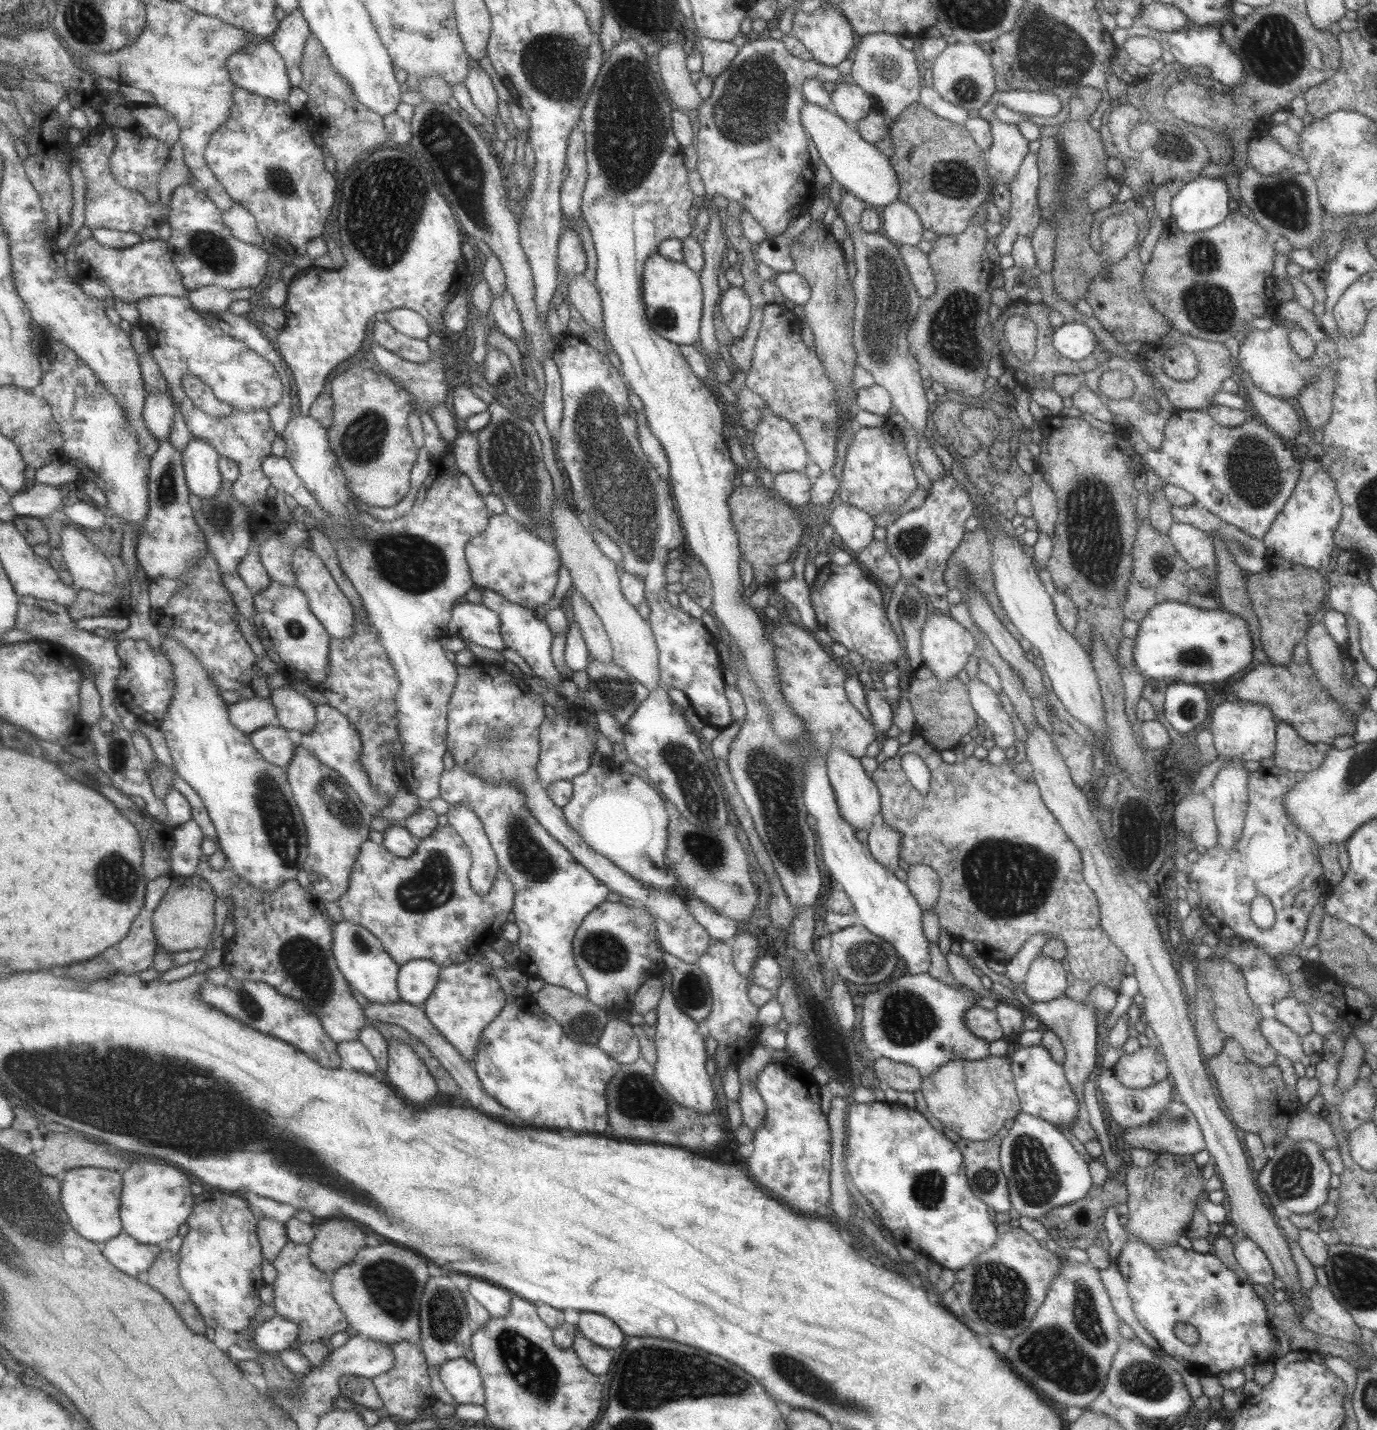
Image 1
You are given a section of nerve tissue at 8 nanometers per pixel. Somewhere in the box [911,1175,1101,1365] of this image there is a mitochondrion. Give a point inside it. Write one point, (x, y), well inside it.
(1000, 1296)

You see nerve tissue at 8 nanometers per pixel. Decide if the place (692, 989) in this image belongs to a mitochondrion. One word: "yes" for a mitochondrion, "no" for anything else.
yes

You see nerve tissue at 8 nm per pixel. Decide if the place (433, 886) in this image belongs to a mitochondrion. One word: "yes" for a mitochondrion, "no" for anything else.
yes

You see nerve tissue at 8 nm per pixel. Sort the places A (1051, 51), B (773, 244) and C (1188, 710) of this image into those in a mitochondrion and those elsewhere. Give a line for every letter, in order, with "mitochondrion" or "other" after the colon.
A: mitochondrion
B: other
C: mitochondrion

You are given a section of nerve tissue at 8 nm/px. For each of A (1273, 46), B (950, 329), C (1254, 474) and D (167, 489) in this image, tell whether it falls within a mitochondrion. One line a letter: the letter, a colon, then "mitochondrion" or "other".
A: mitochondrion
B: mitochondrion
C: mitochondrion
D: mitochondrion

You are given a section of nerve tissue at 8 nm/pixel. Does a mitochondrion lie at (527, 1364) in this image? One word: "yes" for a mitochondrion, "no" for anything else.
yes

